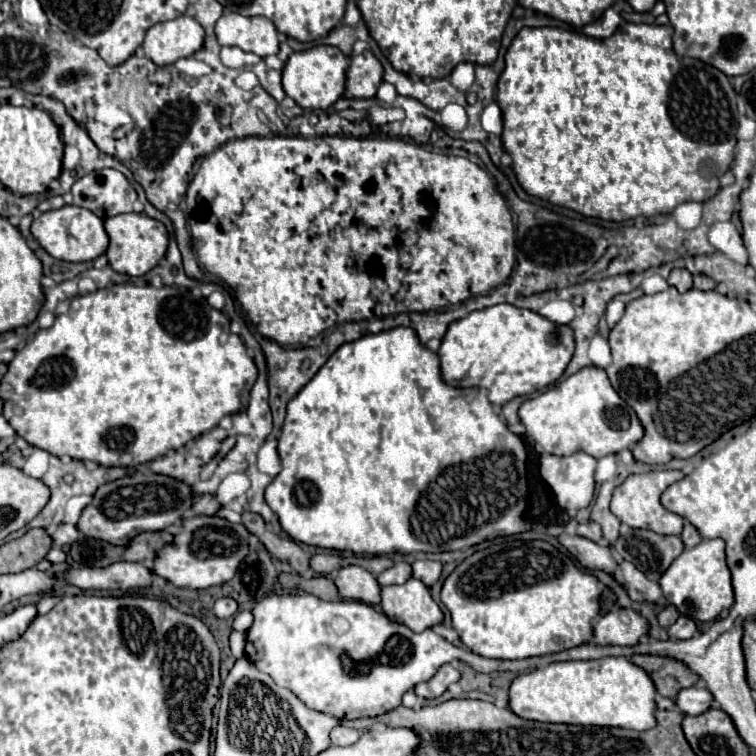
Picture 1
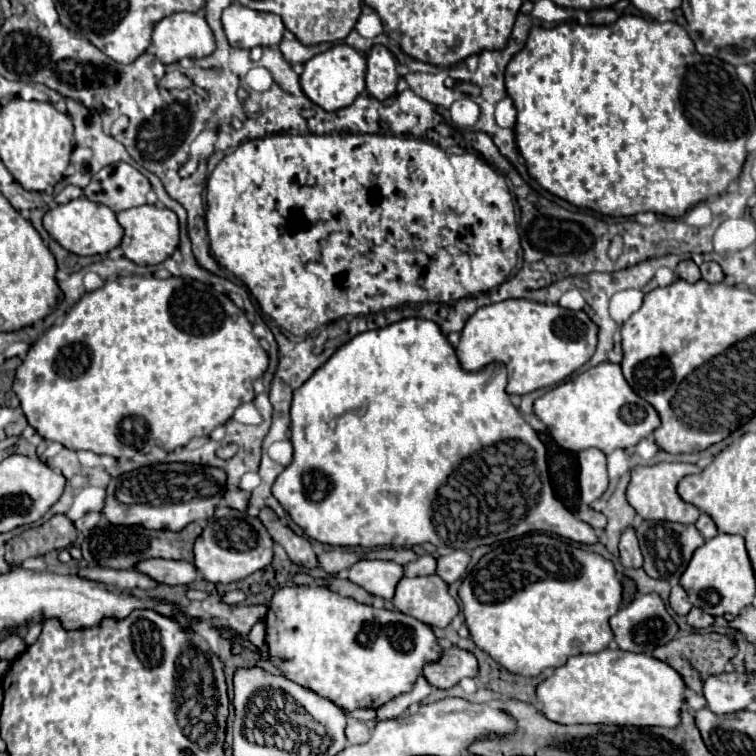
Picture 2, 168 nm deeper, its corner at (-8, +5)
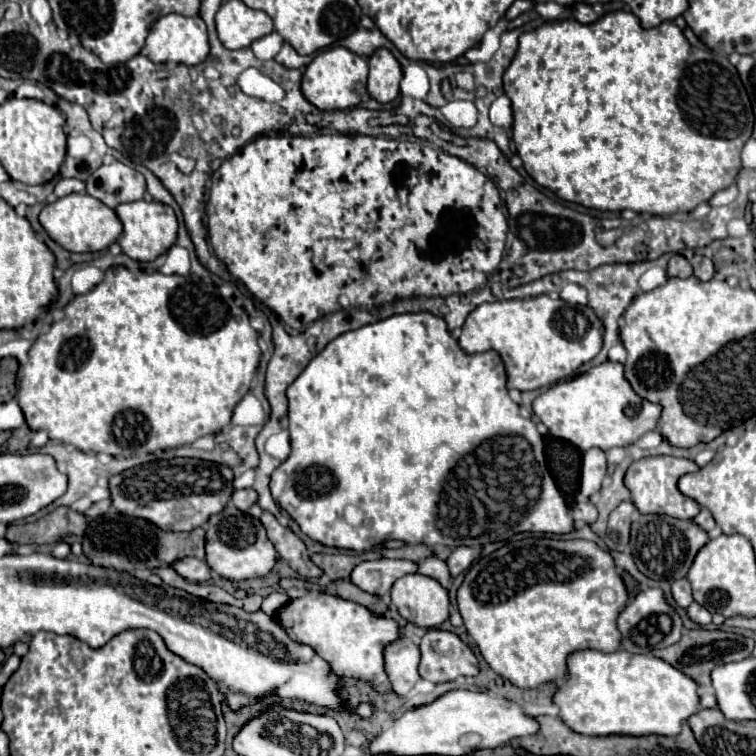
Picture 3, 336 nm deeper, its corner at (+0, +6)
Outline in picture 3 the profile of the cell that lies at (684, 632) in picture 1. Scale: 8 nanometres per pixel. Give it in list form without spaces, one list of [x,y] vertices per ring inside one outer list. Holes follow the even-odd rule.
[[[692,603],[692,605],[686,609],[686,613],[688,613],[688,617],[690,617],[694,623],[698,623],[698,625],[708,625],[708,623],[712,621],[712,615],[710,615],[702,605],[698,605],[698,603]]]

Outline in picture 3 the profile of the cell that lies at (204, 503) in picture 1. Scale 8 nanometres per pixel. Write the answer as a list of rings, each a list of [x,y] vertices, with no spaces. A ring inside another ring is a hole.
[[[240,489],[240,491],[234,491],[230,501],[240,509],[240,511],[246,511],[250,505],[256,503],[256,491],[254,489]]]

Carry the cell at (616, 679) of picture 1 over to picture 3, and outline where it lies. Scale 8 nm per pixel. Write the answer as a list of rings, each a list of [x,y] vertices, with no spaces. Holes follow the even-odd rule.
[[[594,649],[576,651],[568,657],[568,677],[566,683],[552,695],[554,705],[560,709],[560,719],[576,733],[582,735],[668,735],[676,737],[680,733],[680,723],[698,711],[698,685],[686,677],[682,671],[674,669],[666,661],[654,655],[632,655],[624,649],[614,653],[602,653]]]

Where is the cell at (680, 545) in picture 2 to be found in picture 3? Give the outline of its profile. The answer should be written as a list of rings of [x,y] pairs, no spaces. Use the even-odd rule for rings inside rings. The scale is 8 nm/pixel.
[[[642,515],[636,523],[632,523],[630,535],[630,553],[638,569],[656,581],[680,579],[686,577],[692,559],[698,549],[708,543],[708,533],[702,531],[694,521],[682,521],[666,515]]]

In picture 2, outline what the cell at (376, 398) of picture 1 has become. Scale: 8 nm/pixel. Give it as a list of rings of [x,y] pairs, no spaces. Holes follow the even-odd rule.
[[[406,318],[396,324],[390,324],[382,330],[368,330],[354,336],[350,342],[342,344],[328,362],[324,362],[310,378],[294,392],[292,400],[292,444],[294,444],[294,460],[284,468],[284,472],[276,478],[272,486],[272,494],[290,514],[290,518],[306,532],[306,536],[330,544],[330,546],[362,546],[362,548],[412,548],[416,544],[430,542],[436,548],[458,548],[458,550],[474,550],[482,544],[494,544],[500,540],[510,540],[522,536],[532,530],[542,530],[550,534],[558,534],[562,538],[594,544],[598,536],[594,528],[574,516],[554,494],[548,464],[546,464],[546,446],[538,438],[538,432],[522,418],[520,410],[510,402],[506,392],[506,366],[492,362],[478,372],[466,372],[456,356],[454,346],[442,334],[440,326],[424,320],[424,318]]]

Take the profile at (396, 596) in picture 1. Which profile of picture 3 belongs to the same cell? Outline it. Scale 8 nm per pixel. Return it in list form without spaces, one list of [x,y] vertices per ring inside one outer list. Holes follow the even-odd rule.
[[[404,575],[392,587],[392,605],[398,613],[426,629],[434,629],[448,619],[448,591],[432,577],[426,575]]]

